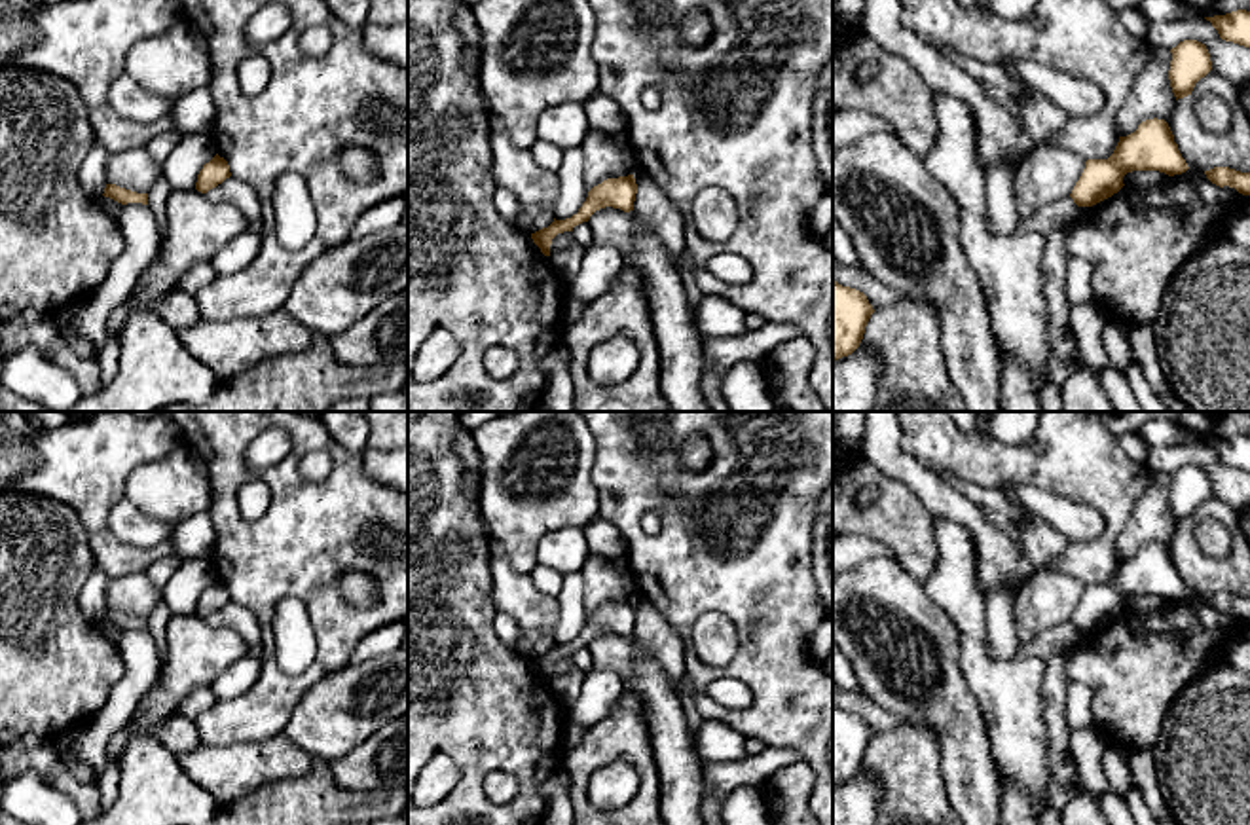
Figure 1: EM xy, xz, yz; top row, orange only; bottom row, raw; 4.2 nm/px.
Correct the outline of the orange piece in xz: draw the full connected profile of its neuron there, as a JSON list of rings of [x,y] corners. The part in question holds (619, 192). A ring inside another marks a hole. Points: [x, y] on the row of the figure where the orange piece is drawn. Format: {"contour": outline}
{"contour": [[[634,174],[607,178],[588,192],[588,197],[577,214],[565,220],[554,218],[554,222],[548,228],[531,233],[531,239],[544,256],[550,256],[550,245],[558,233],[573,231],[575,226],[588,222],[596,211],[605,207],[620,209],[624,212],[634,211],[635,193],[637,184]]]}

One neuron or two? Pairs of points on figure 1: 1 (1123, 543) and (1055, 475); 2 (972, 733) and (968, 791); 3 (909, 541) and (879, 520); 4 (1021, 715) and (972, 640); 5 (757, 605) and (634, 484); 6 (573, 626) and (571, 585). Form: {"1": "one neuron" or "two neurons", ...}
{"1": "two neurons", "2": "one neuron", "3": "one neuron", "4": "one neuron", "5": "one neuron", "6": "one neuron"}

